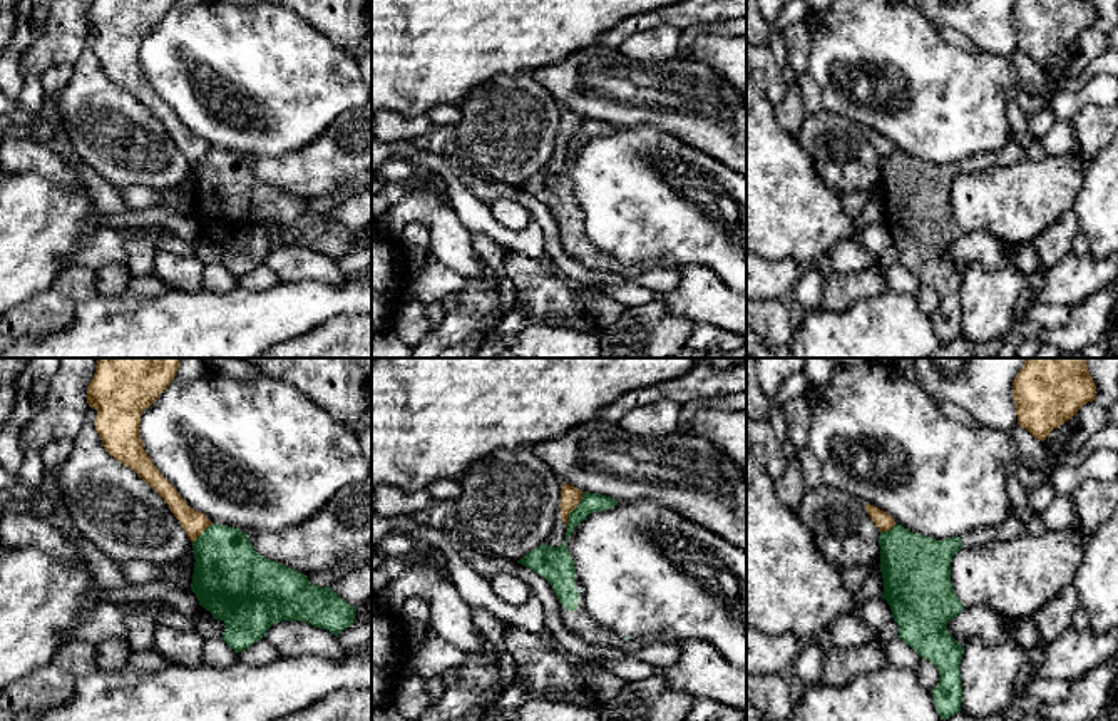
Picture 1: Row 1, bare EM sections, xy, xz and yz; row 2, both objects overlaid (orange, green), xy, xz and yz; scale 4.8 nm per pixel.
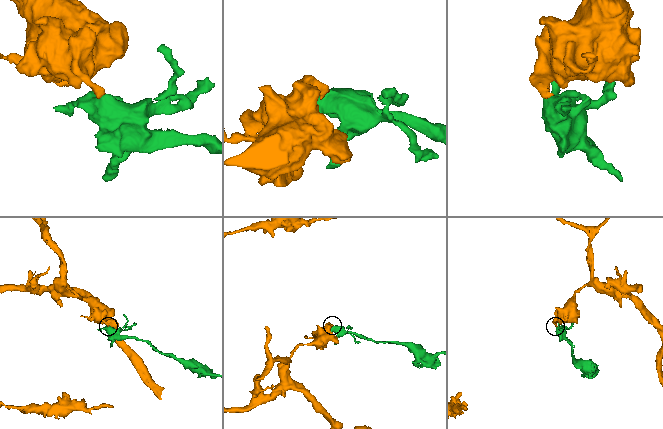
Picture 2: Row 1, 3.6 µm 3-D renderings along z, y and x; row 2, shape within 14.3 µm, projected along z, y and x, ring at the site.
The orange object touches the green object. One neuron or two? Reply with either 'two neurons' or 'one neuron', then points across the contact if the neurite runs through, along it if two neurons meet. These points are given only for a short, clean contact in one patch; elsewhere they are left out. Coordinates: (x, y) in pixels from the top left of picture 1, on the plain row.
two neurons; border along xz (584, 117), (569, 139), (566, 151)

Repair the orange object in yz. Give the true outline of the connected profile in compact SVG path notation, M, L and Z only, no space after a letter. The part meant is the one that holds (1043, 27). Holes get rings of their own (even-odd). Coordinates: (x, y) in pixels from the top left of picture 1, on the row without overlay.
M1016 0L1013 7L1018 50L1043 67L1095 22L1090 0Z

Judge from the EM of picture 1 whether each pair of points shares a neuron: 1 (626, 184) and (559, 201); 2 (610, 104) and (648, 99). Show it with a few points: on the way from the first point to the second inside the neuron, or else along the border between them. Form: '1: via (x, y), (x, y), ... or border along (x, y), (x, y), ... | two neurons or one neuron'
1: border along (569, 159), (566, 174), (576, 198) | two neurons
2: via (620, 99), (638, 99) | one neuron

